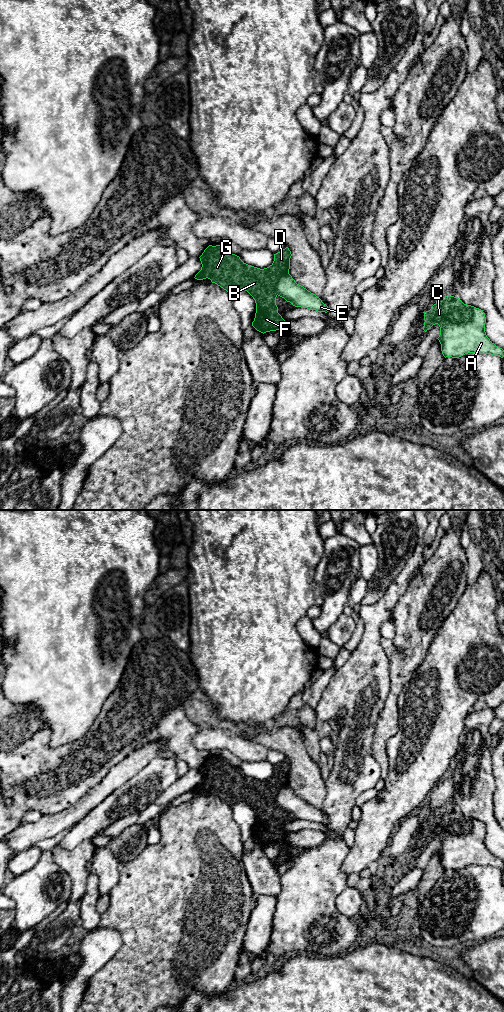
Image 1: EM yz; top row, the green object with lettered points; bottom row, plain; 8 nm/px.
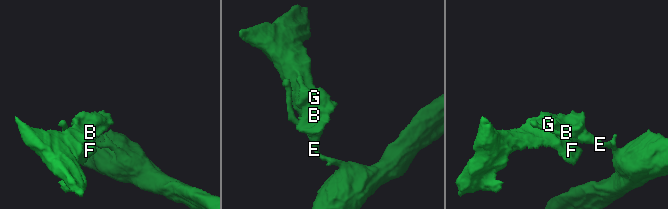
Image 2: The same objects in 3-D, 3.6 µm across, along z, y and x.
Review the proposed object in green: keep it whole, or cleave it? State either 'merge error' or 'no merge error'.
merge error

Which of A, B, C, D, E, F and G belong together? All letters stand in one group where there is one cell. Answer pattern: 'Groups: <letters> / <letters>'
Groups: A C E / B D F G

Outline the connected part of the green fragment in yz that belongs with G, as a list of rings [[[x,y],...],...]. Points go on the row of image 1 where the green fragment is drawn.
[[[209,245],[199,257],[202,267],[194,278],[197,280],[208,278],[212,283],[226,290],[231,296],[239,290],[247,291],[256,303],[256,313],[252,326],[263,334],[282,330],[286,321],[278,313],[276,286],[279,279],[289,273],[291,256],[291,251],[286,247],[274,254],[274,261],[269,267],[260,269],[244,263],[239,256],[232,254],[222,245]]]

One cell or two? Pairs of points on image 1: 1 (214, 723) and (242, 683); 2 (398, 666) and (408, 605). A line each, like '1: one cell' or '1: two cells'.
1: two cells
2: one cell

